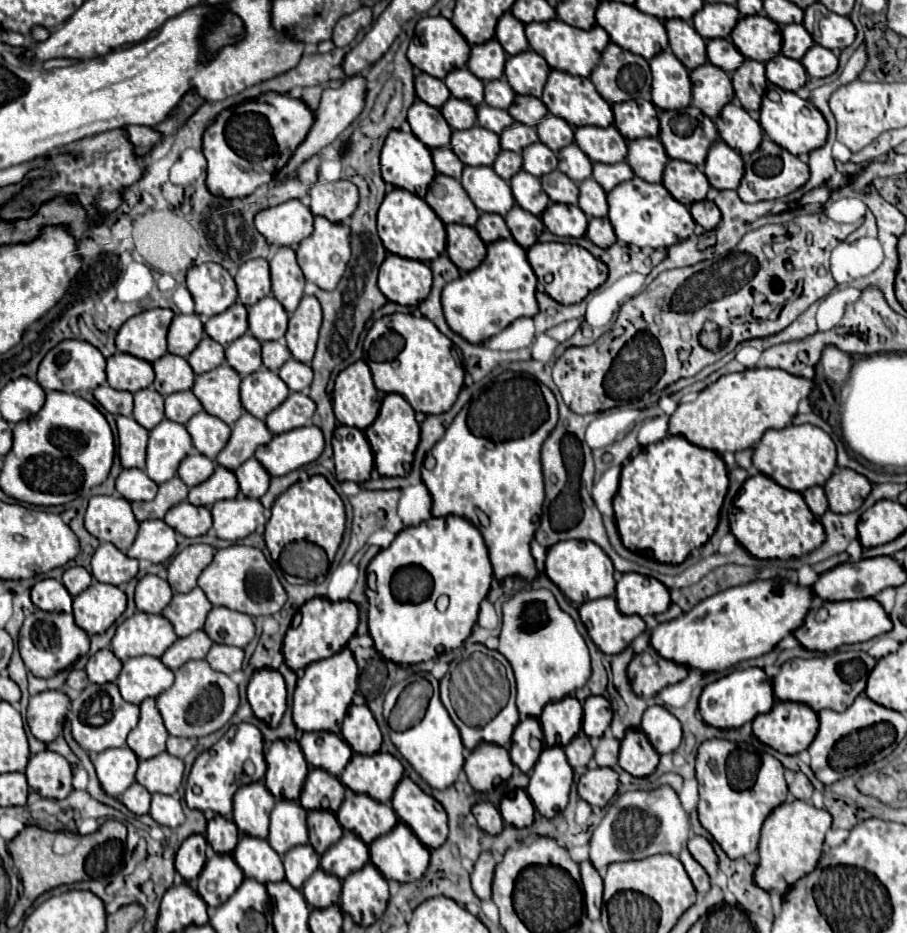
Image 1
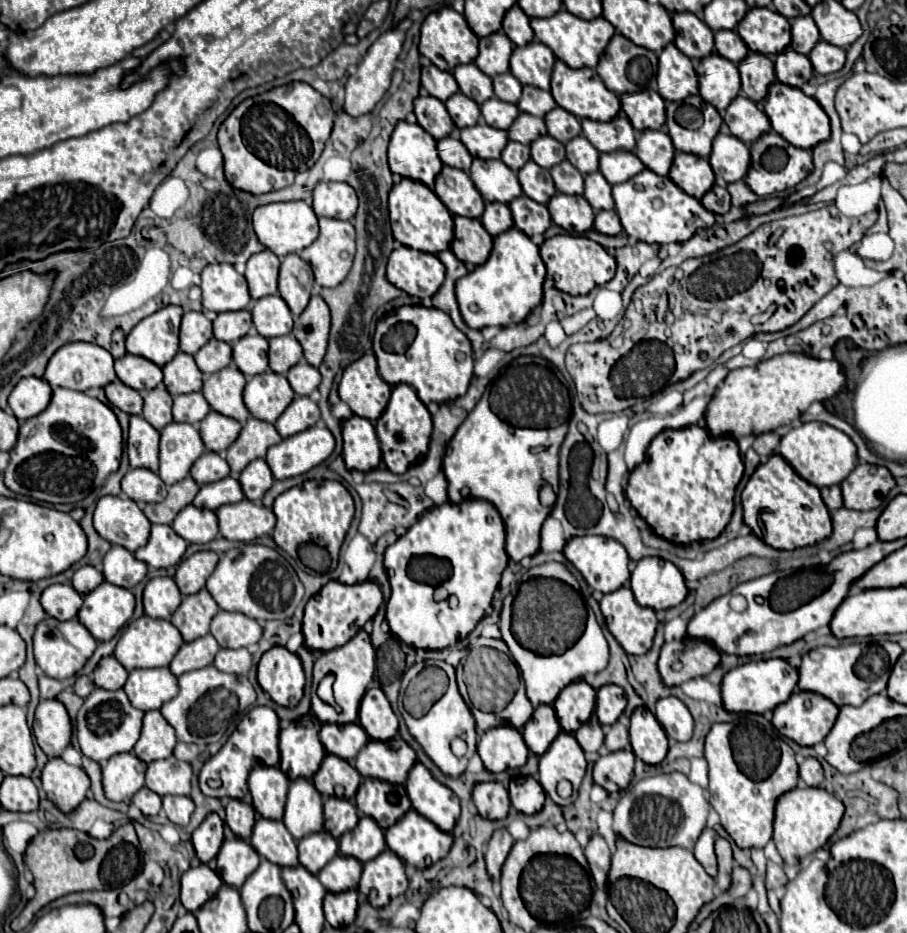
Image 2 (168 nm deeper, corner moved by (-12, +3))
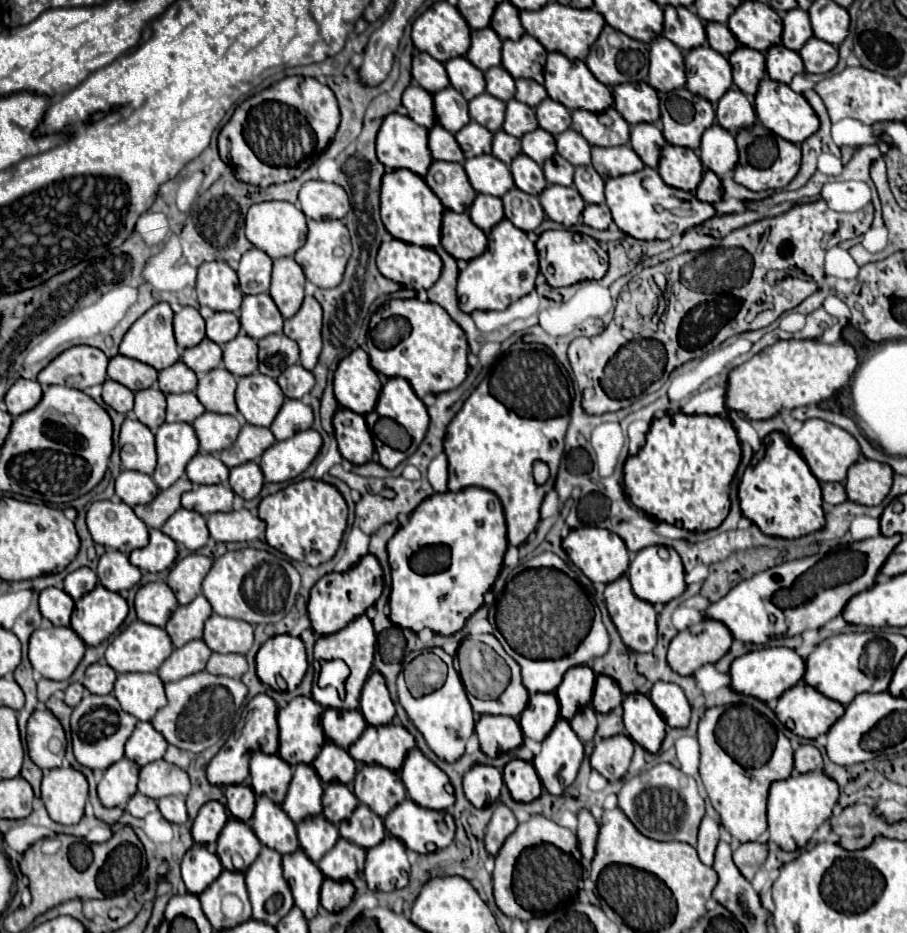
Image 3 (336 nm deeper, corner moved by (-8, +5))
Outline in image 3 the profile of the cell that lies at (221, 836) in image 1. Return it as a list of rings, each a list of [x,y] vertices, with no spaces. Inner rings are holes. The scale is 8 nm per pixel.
[[[234,784],[226,786],[226,798],[228,804],[226,808],[232,812],[234,818],[248,822],[254,814],[254,804],[256,804],[256,794],[248,784]]]

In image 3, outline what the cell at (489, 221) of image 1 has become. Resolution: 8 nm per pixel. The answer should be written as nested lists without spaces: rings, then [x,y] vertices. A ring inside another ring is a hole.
[[[478,194],[472,202],[470,208],[470,218],[472,222],[484,230],[486,234],[492,230],[492,226],[496,226],[502,218],[504,218],[504,210],[500,204],[500,198],[496,196],[488,196],[488,194]]]

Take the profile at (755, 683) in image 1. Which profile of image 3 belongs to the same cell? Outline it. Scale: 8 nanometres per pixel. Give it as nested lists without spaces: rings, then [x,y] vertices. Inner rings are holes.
[[[764,648],[764,650],[754,650],[754,652],[748,652],[740,658],[736,658],[732,662],[732,668],[730,668],[730,676],[732,676],[732,688],[736,692],[742,692],[742,694],[748,694],[748,696],[754,696],[762,702],[768,702],[768,704],[774,704],[782,692],[786,692],[788,688],[792,688],[794,684],[798,684],[804,676],[804,660],[802,656],[792,650],[792,648]]]

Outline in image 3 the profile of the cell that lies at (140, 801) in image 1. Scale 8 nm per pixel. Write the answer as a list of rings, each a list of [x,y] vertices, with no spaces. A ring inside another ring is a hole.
[[[134,794],[132,800],[126,804],[126,810],[128,810],[128,814],[132,814],[134,818],[144,818],[146,814],[156,812],[158,806],[156,806],[156,802],[154,802],[152,798],[148,798],[148,796],[144,796],[144,794]]]

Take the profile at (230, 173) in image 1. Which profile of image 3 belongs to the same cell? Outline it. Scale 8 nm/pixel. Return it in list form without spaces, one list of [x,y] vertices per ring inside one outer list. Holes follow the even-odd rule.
[[[286,76],[274,86],[250,96],[236,108],[234,116],[218,136],[220,158],[234,170],[234,176],[238,180],[256,184],[260,188],[268,188],[270,184],[294,180],[296,176],[302,174],[302,170],[312,166],[312,162],[328,148],[332,136],[336,134],[338,124],[340,108],[336,104],[334,92],[328,86],[306,76]]]

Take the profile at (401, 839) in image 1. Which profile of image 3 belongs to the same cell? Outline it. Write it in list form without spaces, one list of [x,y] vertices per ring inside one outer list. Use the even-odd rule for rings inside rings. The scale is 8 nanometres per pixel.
[[[410,798],[400,802],[384,818],[384,826],[392,836],[400,838],[408,850],[416,850],[420,854],[428,852],[430,842],[434,842],[436,848],[446,848],[454,838],[454,820],[448,812],[422,808]],[[438,820],[448,824],[446,832],[440,832]]]

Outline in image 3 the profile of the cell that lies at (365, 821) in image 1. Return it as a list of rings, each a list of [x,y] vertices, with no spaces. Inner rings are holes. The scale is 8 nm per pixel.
[[[364,764],[358,768],[352,790],[356,798],[384,818],[396,804],[406,798],[406,788],[398,776],[380,764]]]

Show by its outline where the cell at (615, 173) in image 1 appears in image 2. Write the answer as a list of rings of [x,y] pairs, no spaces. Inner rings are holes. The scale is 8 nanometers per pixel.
[[[612,152],[612,154],[600,154],[600,172],[610,184],[620,184],[642,172],[646,166],[634,152]]]

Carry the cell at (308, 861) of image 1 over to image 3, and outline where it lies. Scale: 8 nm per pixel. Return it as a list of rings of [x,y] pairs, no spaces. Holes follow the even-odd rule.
[[[312,816],[304,818],[304,822],[298,824],[298,840],[304,852],[312,862],[318,862],[338,840],[338,828],[324,820],[324,816]]]

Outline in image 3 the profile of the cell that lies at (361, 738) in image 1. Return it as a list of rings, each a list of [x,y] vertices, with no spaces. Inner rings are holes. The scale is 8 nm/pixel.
[[[372,672],[370,678],[366,680],[360,698],[360,712],[364,714],[366,722],[372,726],[384,726],[392,722],[396,712],[384,676],[380,672]]]

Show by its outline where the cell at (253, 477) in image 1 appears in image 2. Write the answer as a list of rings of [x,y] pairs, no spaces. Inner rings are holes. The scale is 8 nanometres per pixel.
[[[260,458],[260,460],[254,460],[250,462],[238,476],[240,484],[242,484],[242,490],[244,490],[244,496],[252,502],[260,502],[262,496],[270,490],[270,486],[274,484],[274,476],[272,476],[272,470],[270,466]]]

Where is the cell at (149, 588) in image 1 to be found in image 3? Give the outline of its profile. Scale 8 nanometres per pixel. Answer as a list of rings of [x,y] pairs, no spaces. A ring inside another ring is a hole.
[[[150,582],[136,592],[134,608],[138,620],[164,628],[172,612],[178,608],[178,600],[166,582]]]

